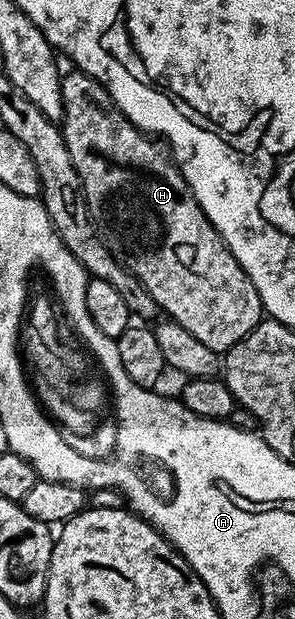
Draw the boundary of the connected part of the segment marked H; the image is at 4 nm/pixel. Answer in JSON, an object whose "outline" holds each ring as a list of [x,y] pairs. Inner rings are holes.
{"outline":[[[69,70],[62,75],[59,127],[79,174],[89,219],[117,261],[155,298],[158,309],[183,330],[191,330],[203,346],[224,354],[261,323],[259,294],[195,202],[172,155],[109,103],[108,90],[87,73]]]}

